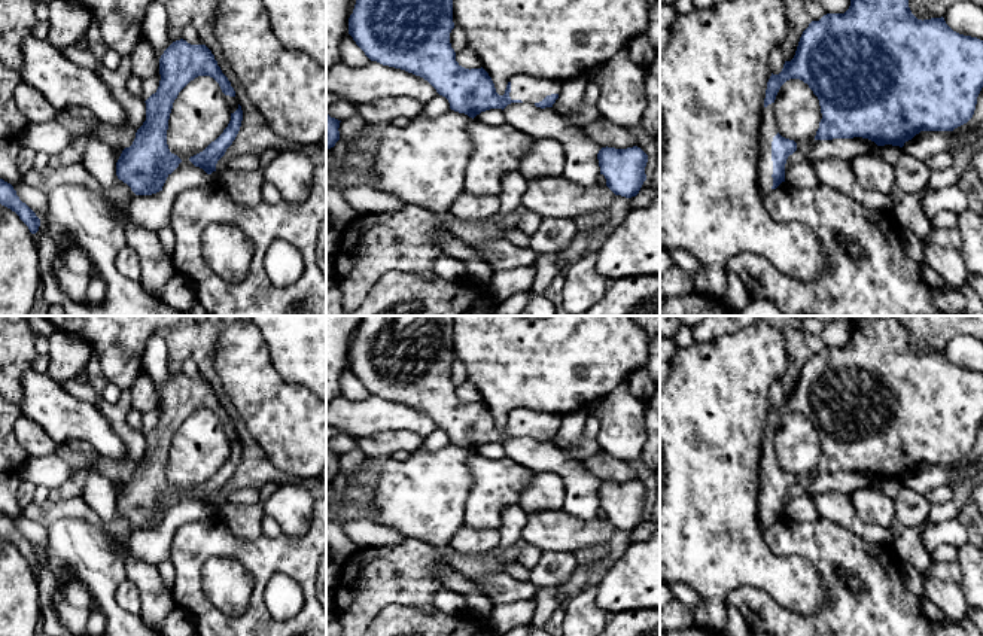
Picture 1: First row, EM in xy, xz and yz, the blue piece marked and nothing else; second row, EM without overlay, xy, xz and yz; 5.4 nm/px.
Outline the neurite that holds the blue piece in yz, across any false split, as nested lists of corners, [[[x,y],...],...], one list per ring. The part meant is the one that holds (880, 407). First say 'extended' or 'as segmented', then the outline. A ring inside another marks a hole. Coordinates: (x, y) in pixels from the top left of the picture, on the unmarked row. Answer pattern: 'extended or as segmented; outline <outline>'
extended; outline [[[862,316],[850,320],[850,340],[844,347],[827,347],[812,354],[803,365],[795,389],[785,395],[779,408],[770,410],[764,442],[760,451],[758,523],[766,530],[785,515],[785,497],[797,484],[794,474],[779,468],[774,453],[774,433],[789,413],[809,419],[819,433],[822,453],[815,474],[862,471],[877,480],[903,481],[920,465],[953,465],[967,457],[976,444],[983,422],[983,374],[953,365],[944,352],[917,353],[906,328],[892,316]]]

